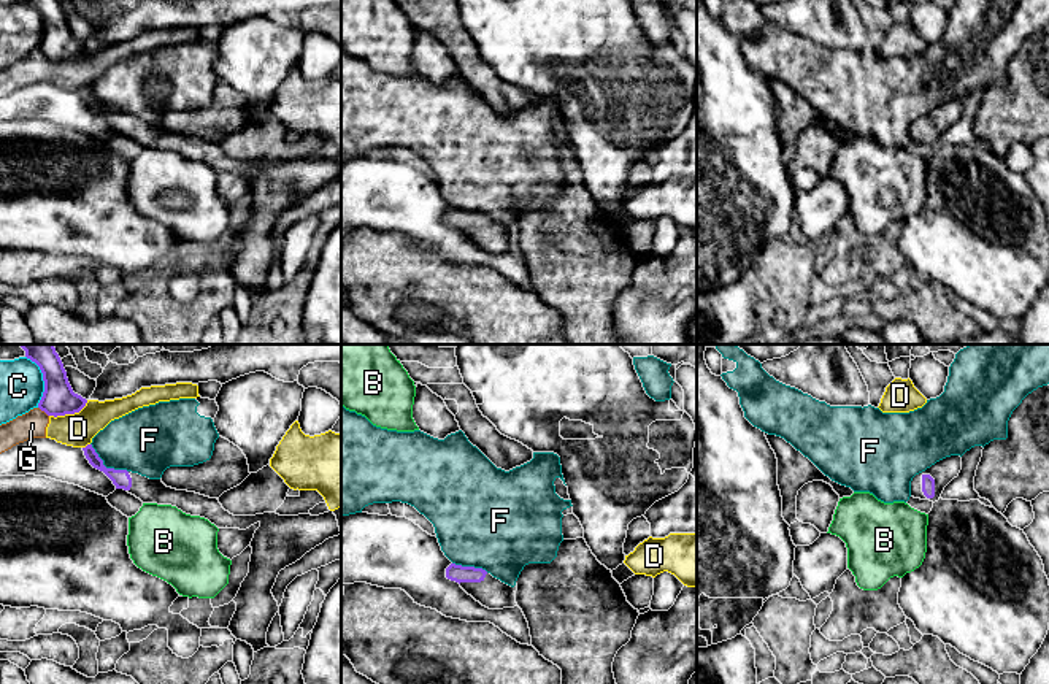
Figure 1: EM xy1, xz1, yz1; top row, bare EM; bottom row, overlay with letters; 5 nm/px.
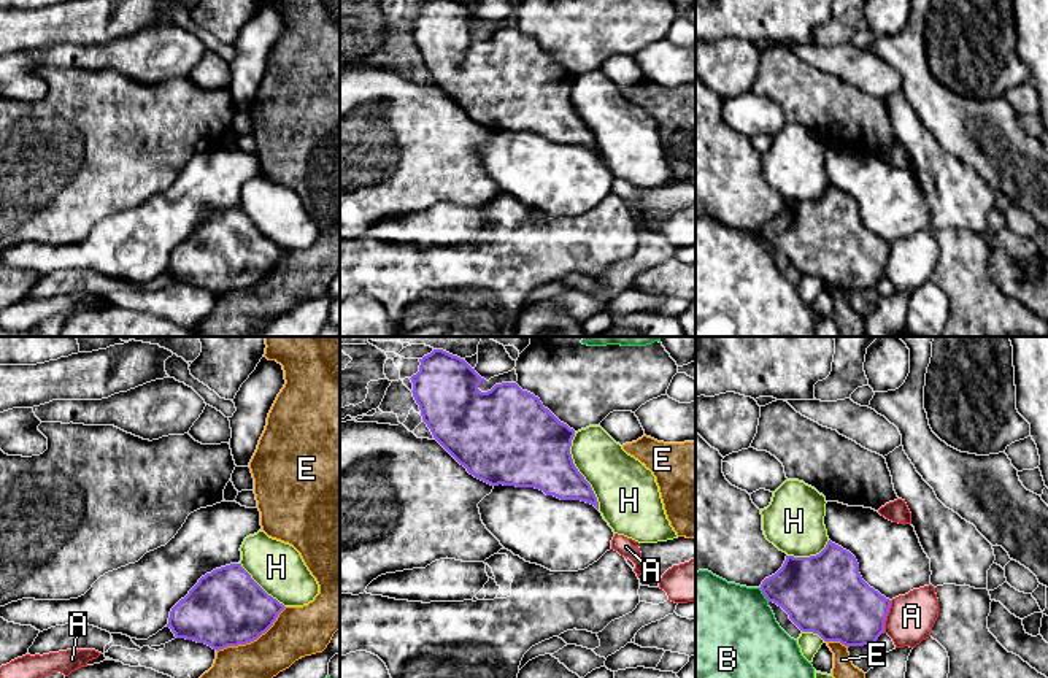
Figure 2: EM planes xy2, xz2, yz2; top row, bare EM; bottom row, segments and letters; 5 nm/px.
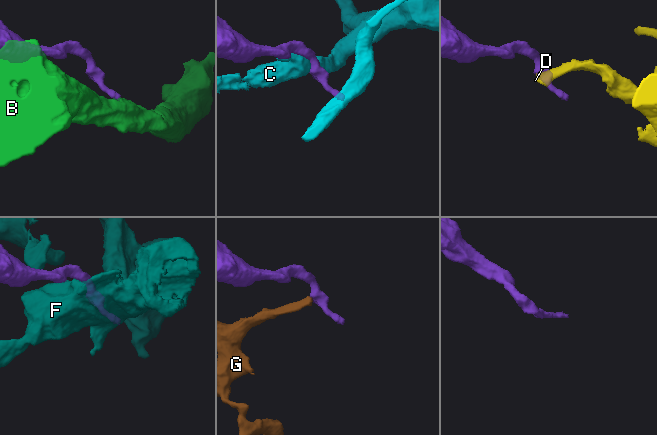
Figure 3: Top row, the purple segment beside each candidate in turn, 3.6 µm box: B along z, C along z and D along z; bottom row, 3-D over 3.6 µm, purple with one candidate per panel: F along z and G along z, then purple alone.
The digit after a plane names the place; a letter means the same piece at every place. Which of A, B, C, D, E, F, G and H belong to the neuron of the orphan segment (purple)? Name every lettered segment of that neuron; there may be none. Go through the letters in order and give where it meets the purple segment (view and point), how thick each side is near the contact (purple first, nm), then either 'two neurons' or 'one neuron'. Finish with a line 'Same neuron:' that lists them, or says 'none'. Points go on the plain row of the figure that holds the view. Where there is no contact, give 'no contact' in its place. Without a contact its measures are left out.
A: yz2 (886, 259) | 360/240 nm | two neurons
B: yz2 (762, 237) | 340/460 nm | two neurons
C: xy1 (43, 24) | 160/220 nm | two neurons
D: xy1 (69, 57) | 160/170 nm | two neurons
E: xy2 (253, 285) | 380/260 nm | two neurons
F: xy1 (103, 110) | 90/340 nm | two neurons
G: xy1 (43, 54) | 160/140 nm | two neurons
H: xz2 (577, 115) | 380/300 nm | two neurons
Same neuron: none

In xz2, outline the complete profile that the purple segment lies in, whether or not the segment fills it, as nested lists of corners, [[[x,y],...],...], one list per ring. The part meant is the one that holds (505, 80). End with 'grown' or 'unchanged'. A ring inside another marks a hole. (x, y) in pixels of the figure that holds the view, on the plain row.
[[[424,0],[419,6],[419,16],[410,24],[422,65],[430,73],[433,83],[470,119],[491,130],[535,132],[546,140],[554,140],[561,144],[581,144],[599,154],[599,146],[591,129],[578,116],[570,98],[575,75],[545,52],[538,41],[522,35],[516,27],[495,29],[491,35],[481,37],[478,30],[486,24],[457,0]]] | unchanged

